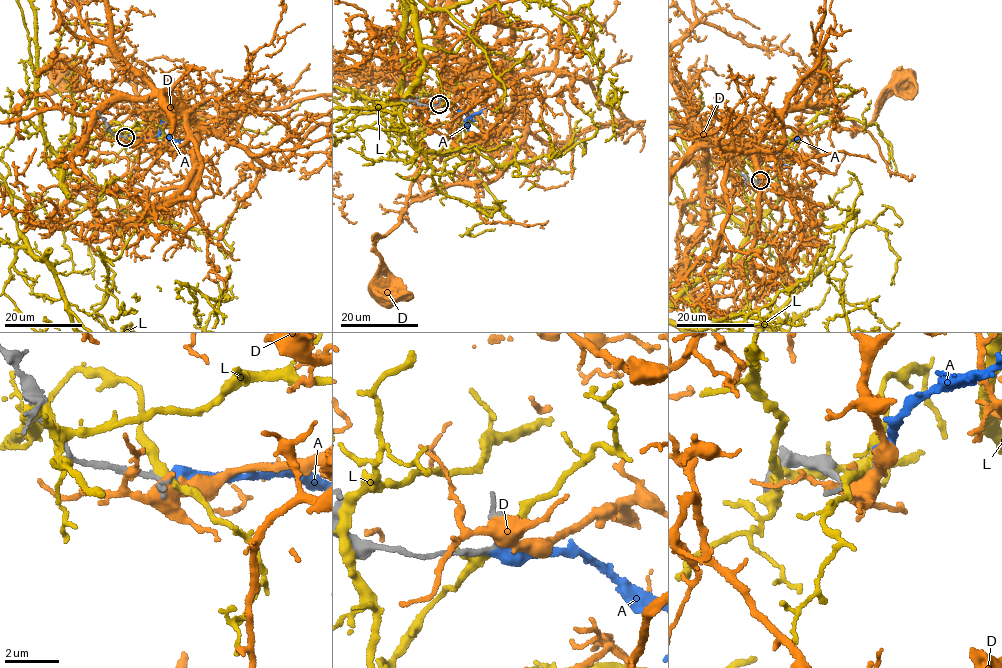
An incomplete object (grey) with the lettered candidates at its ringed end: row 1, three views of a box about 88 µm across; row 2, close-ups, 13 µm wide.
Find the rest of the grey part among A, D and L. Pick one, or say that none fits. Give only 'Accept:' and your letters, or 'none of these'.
Accept: A

